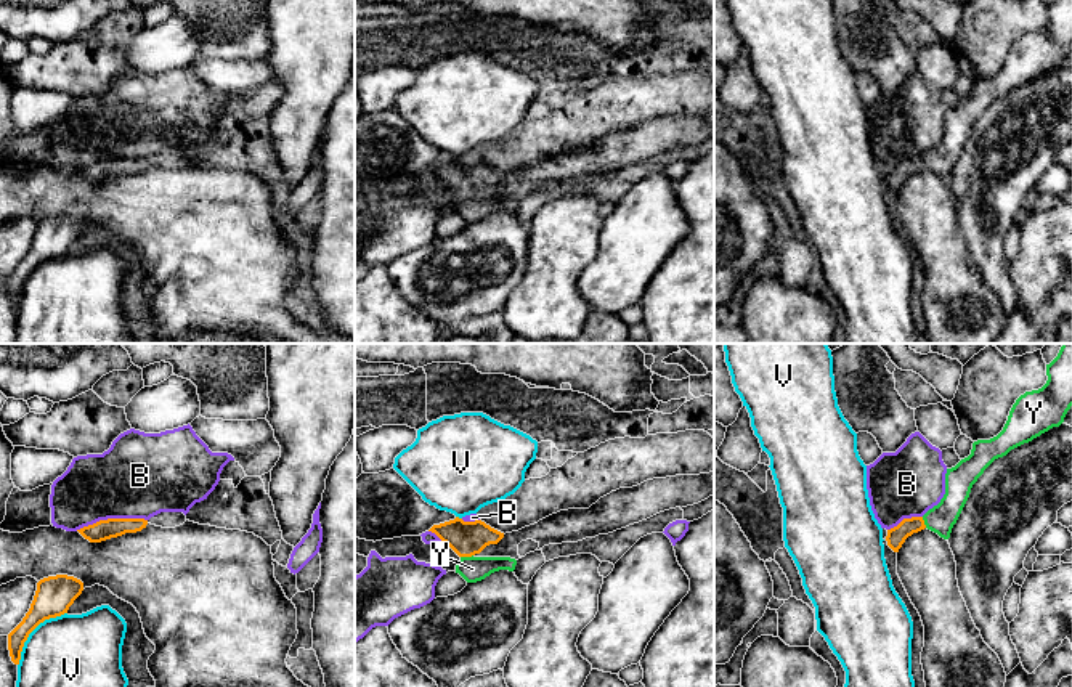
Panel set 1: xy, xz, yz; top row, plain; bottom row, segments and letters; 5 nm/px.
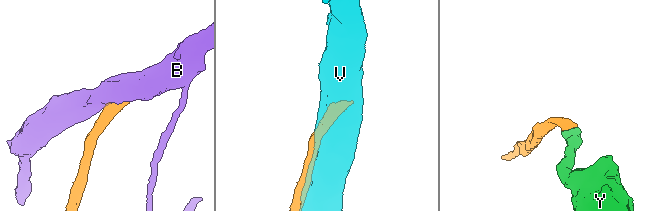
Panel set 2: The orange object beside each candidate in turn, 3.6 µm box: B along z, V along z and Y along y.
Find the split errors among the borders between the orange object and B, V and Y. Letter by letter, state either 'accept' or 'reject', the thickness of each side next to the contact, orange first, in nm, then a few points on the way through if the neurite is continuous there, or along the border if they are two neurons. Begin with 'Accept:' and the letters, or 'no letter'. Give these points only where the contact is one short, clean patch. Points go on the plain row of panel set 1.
Accept: Y
B: reject; calibres 100 and 420 nm; border xy (146, 159), (100, 159), (76, 170)
V: reject; calibres 190 and 480 nm
Y: accept; calibres 180 and 130 nm; way xz (466, 178), (466, 196), (472, 209)

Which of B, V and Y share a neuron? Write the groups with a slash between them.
B / V / Y

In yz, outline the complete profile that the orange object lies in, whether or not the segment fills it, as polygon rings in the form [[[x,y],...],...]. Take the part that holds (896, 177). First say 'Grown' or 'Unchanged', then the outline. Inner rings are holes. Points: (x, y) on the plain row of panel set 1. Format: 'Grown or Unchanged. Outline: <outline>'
Grown. Outline: [[[1053,0],[1046,5],[1046,16],[1048,21],[1042,29],[1025,32],[1016,40],[997,77],[974,82],[971,95],[947,109],[945,135],[937,146],[923,157],[903,159],[887,170],[886,181],[894,193],[899,193],[908,177],[924,169],[948,180],[973,125],[984,111],[995,100],[1064,63],[1072,47],[1072,0]]]

